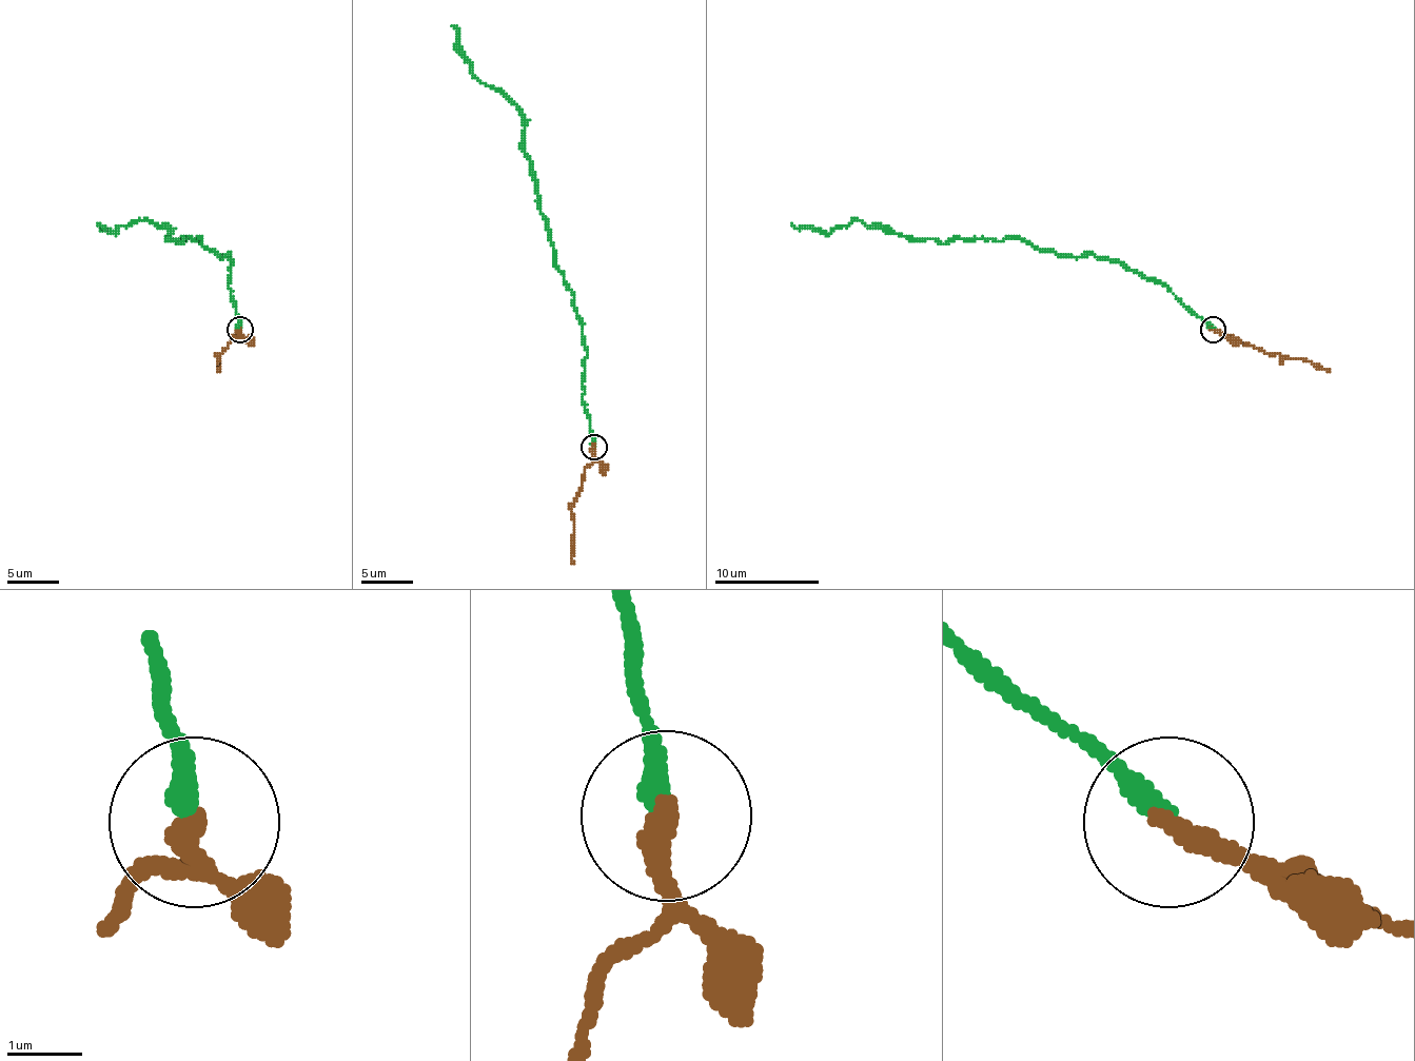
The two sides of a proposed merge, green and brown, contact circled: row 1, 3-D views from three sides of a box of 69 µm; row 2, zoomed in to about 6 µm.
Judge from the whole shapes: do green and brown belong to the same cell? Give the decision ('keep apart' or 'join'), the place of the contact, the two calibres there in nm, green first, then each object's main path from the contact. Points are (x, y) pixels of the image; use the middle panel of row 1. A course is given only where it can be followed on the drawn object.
keep apart | (594, 447) | 300/340 nm | green via (594, 446), (582, 399), (582, 326), (522, 151), (525, 117), (485, 85), (451, 25) | brown via (594, 446), (594, 459), (585, 470), (580, 495), (571, 506), (574, 564)

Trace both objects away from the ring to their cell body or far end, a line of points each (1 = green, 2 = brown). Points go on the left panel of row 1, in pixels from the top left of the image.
1: (240, 327), (228, 254), (210, 252), (199, 238), (178, 243), (146, 220), (113, 233), (97, 222)
2: (240, 330), (240, 335), (217, 353), (220, 372)

